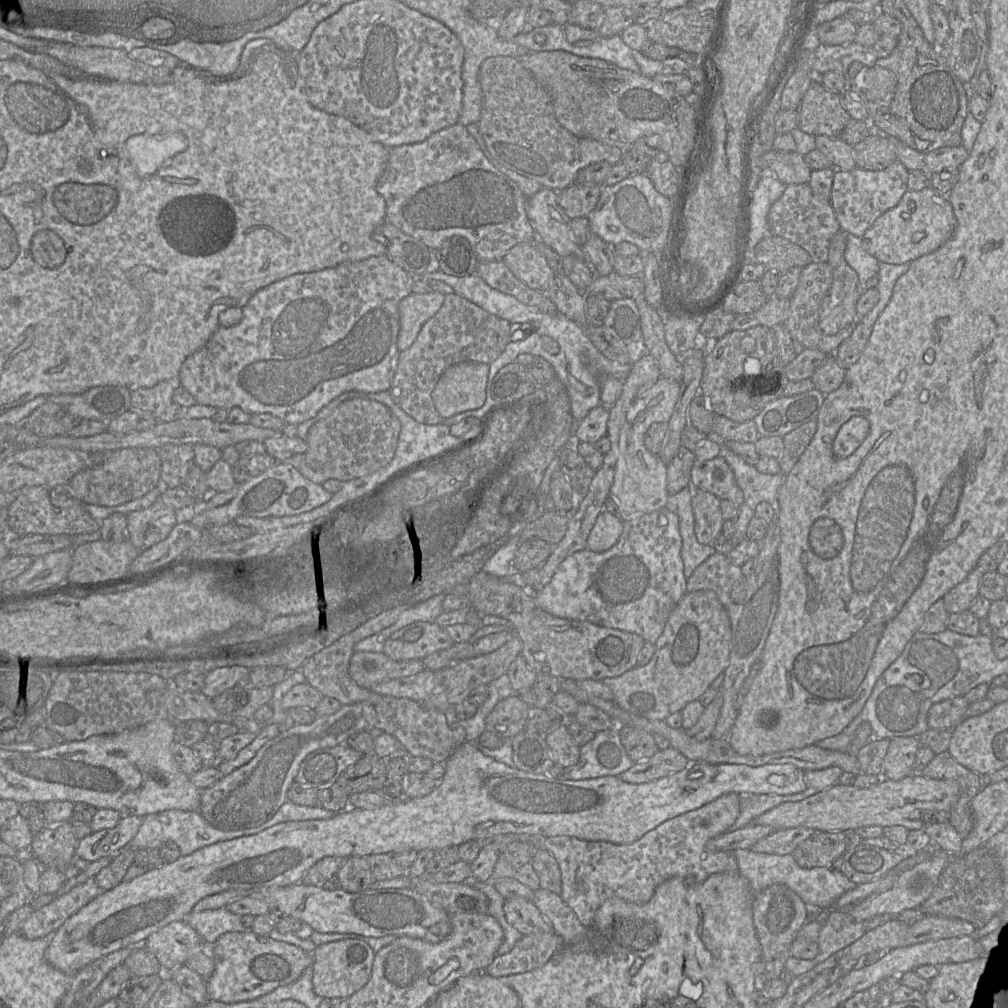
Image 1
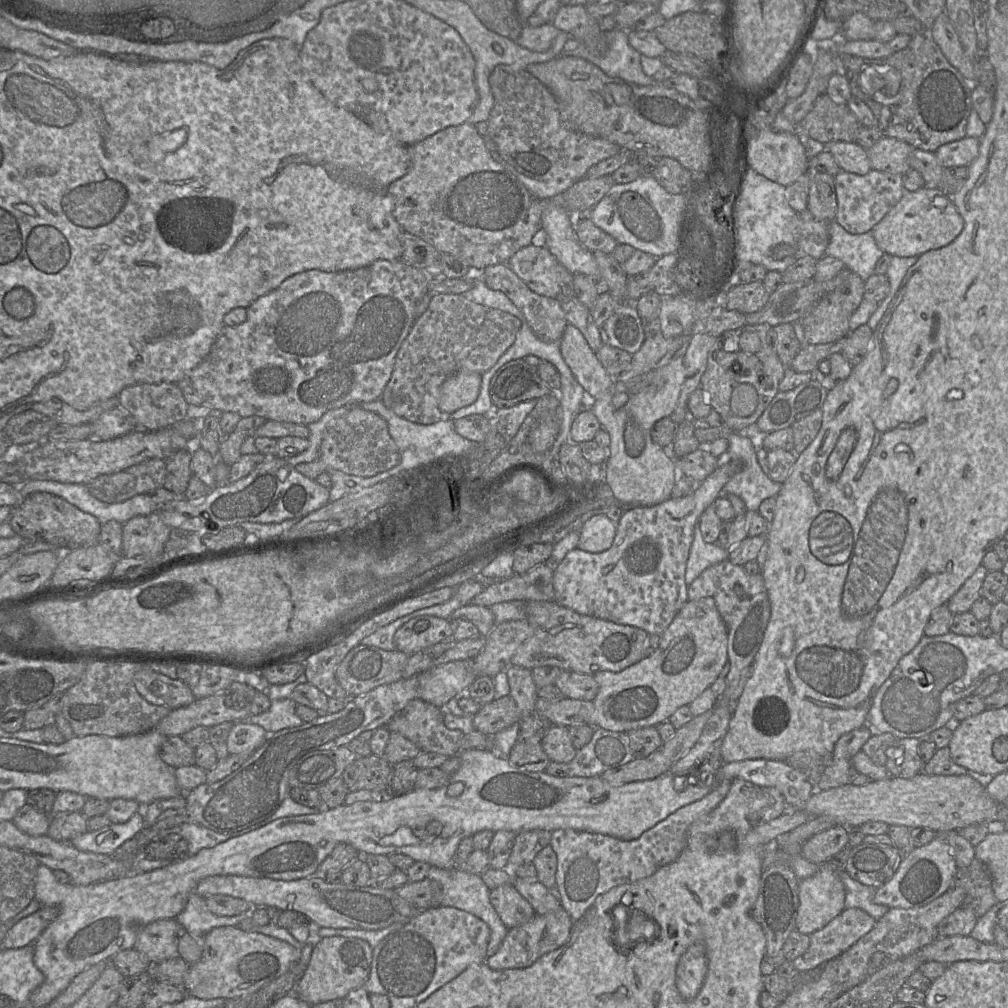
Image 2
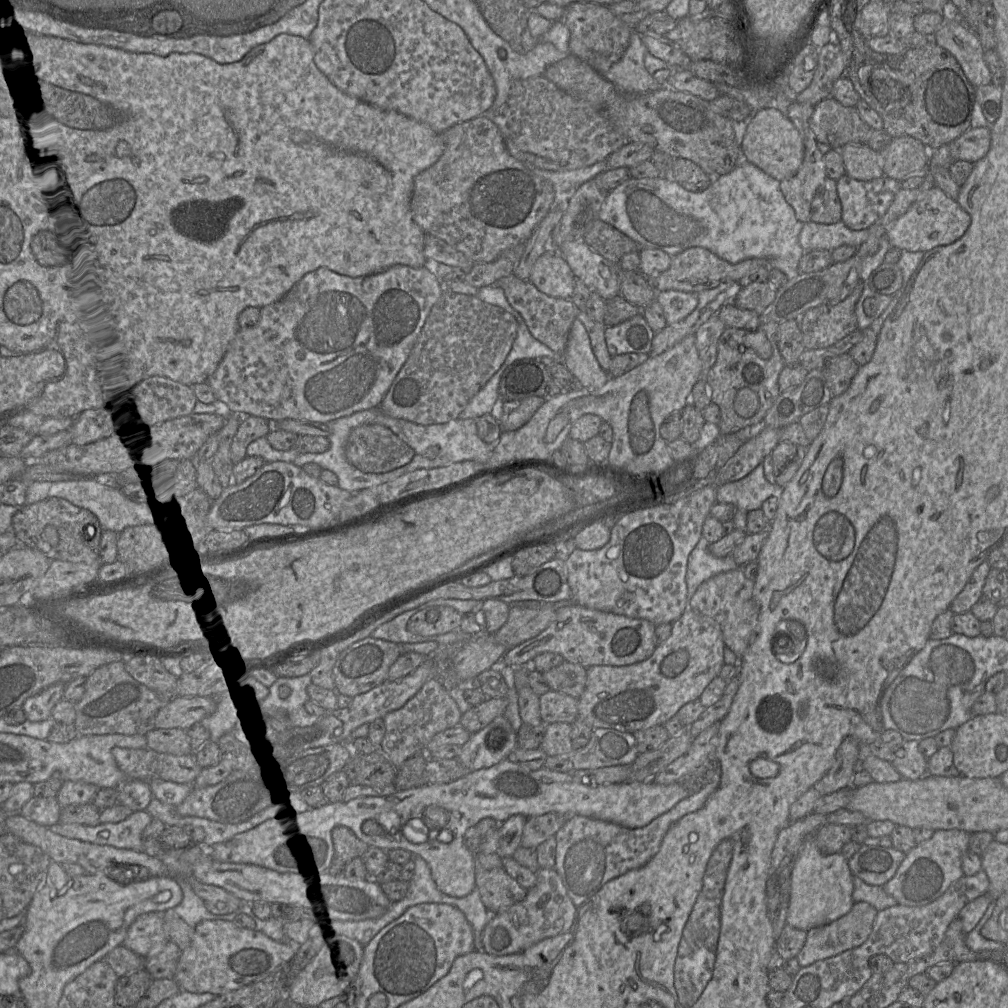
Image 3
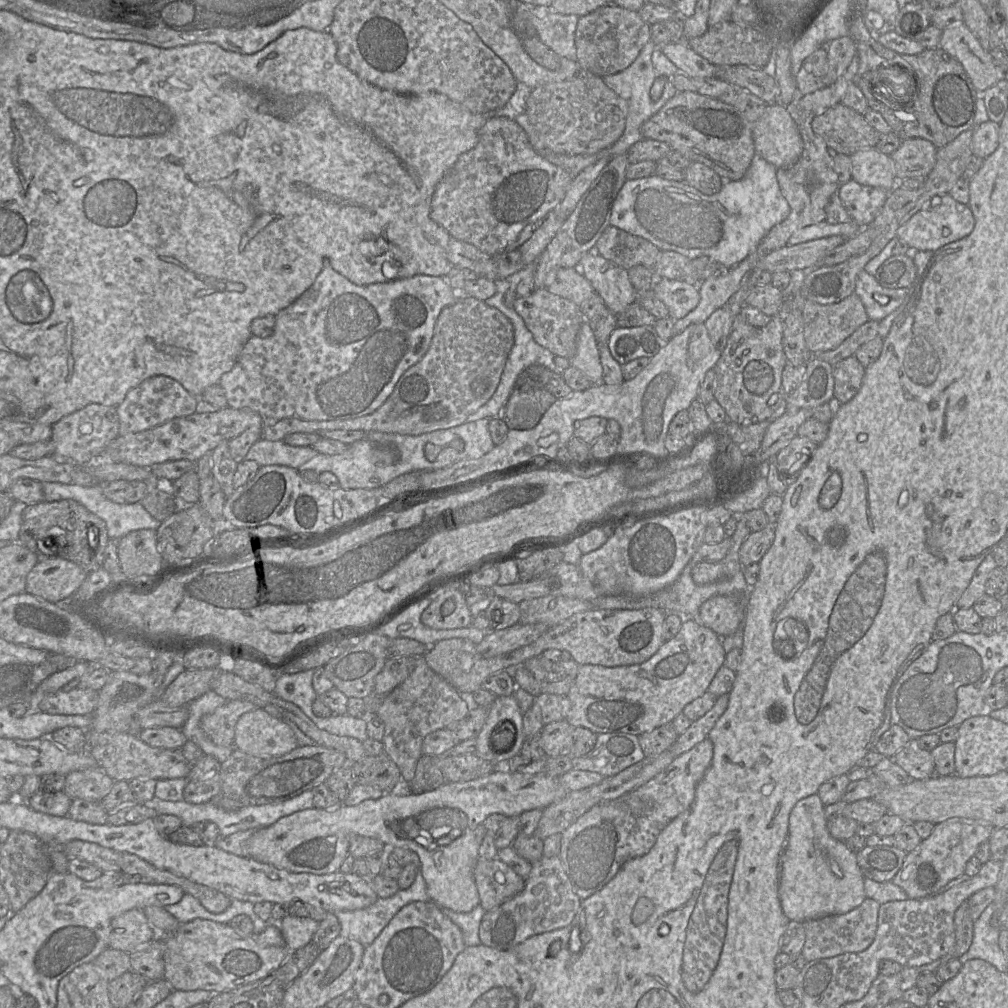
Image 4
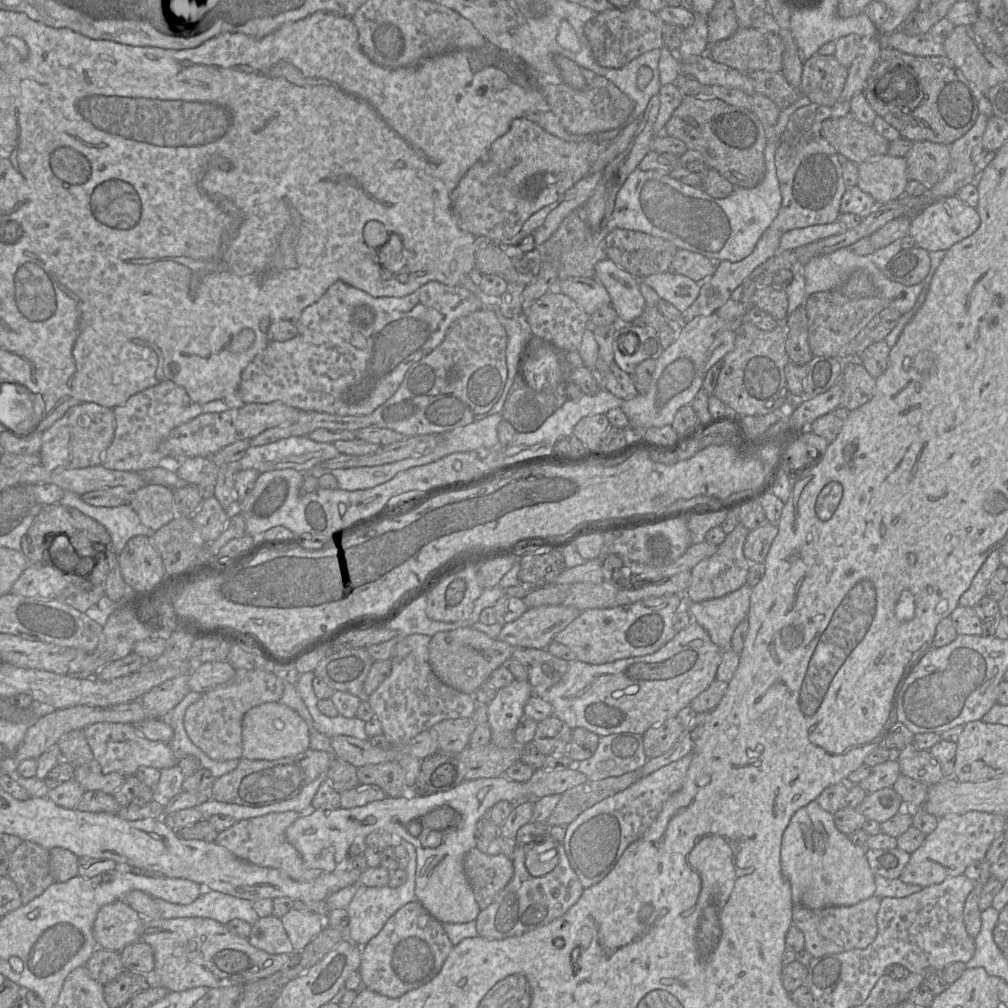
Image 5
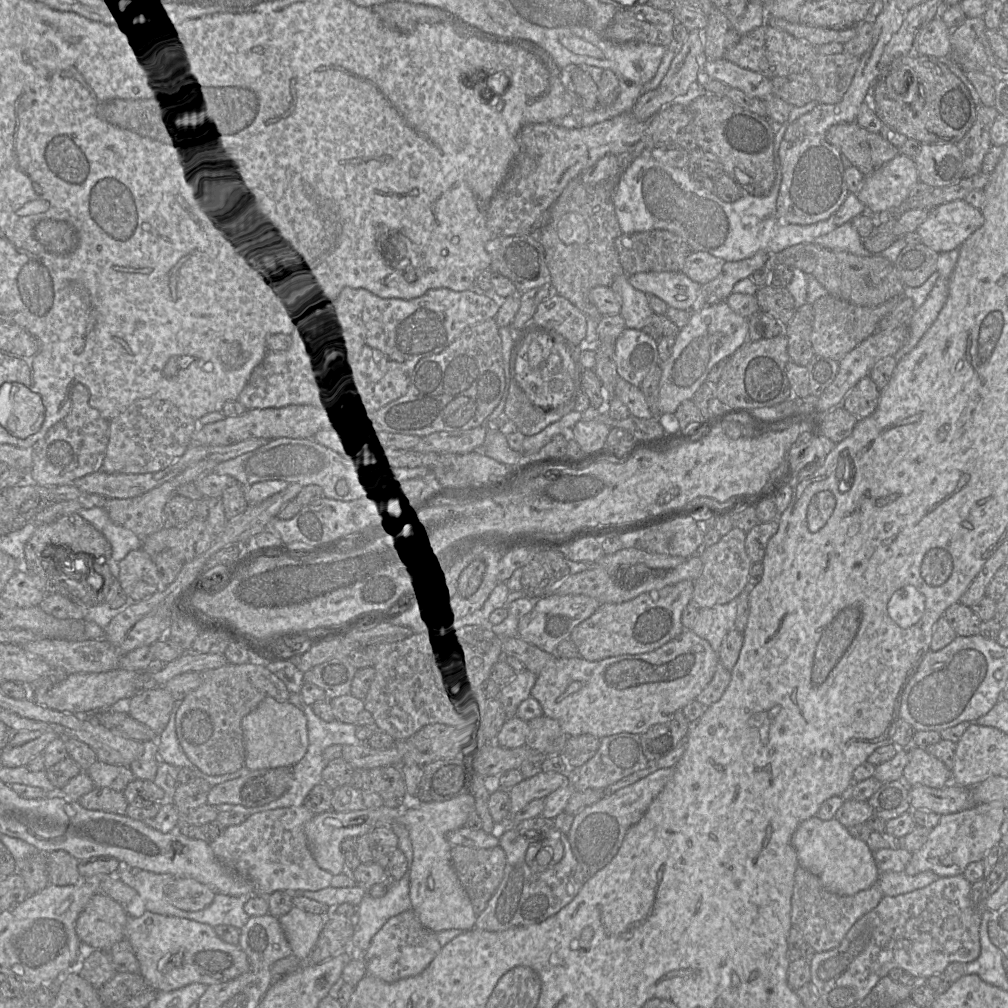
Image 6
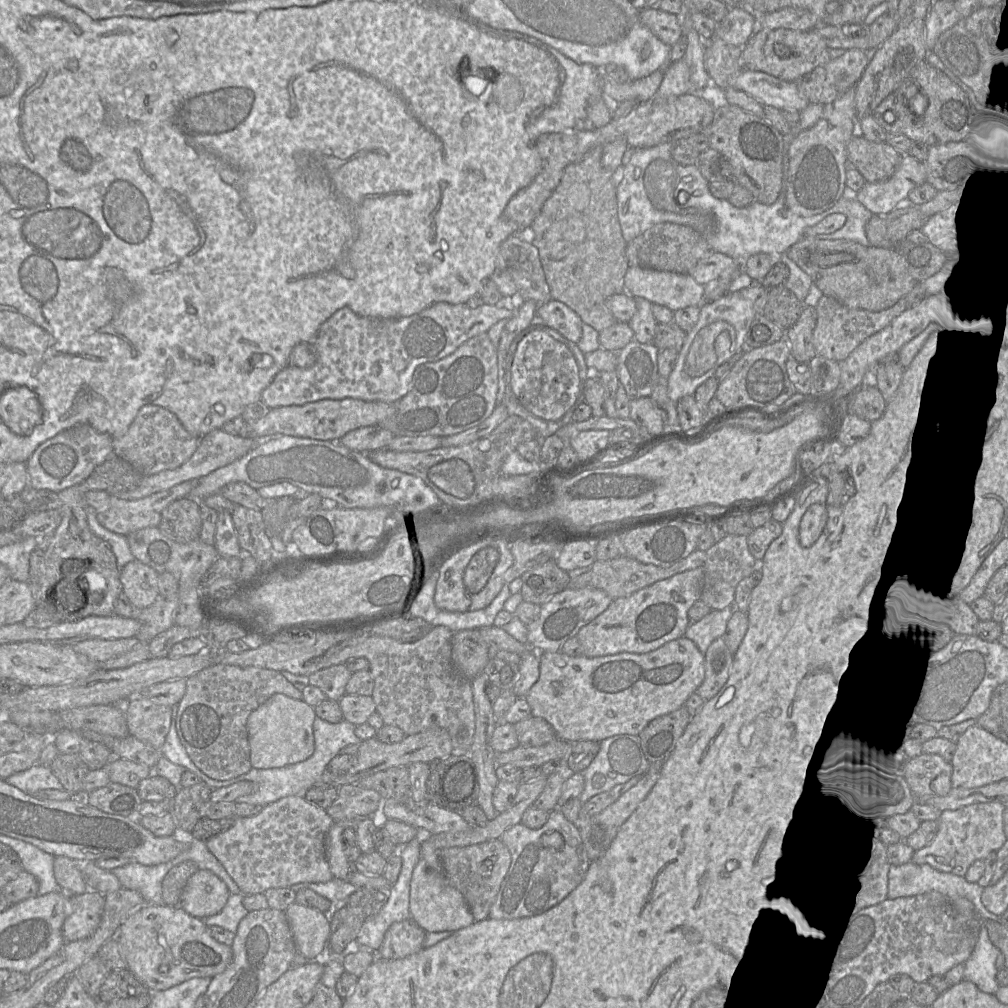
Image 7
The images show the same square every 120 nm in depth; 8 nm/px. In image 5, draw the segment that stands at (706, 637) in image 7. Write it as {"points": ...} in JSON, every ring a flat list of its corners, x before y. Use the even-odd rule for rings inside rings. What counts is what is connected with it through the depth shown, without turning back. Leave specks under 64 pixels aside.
{"points":[[747,583,720,598,702,602,689,602,682,597,682,607,692,616,692,621,702,626,710,639,721,649,730,648,731,638,740,622,747,619,752,587]]}

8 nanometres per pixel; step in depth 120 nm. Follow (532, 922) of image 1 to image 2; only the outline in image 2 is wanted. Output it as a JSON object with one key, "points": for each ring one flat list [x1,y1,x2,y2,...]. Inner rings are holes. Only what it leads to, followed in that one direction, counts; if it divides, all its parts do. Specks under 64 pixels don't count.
{"points":[[505,884,491,890,490,902,508,929,529,922,536,915,532,905,513,884]]}

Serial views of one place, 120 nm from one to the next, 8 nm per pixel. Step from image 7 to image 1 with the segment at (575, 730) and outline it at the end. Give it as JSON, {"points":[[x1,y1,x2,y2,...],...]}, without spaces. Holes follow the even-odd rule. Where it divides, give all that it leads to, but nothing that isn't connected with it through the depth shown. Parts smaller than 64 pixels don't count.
{"points":[[712,590,687,592,669,614,664,630,655,642,656,649,651,660,618,677,607,677,601,681,612,690,613,701,621,709,649,720,665,720,689,702,698,700,729,665,731,637,731,622,717,594]]}

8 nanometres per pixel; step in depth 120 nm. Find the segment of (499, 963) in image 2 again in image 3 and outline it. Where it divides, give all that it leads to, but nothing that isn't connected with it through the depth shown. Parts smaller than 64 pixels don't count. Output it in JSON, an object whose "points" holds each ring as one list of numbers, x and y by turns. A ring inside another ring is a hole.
{"points":[[540,868,536,884,527,890,524,900,497,913,484,927,483,951,492,956,522,953,540,941,566,933,571,928,577,907,570,899,555,868]]}

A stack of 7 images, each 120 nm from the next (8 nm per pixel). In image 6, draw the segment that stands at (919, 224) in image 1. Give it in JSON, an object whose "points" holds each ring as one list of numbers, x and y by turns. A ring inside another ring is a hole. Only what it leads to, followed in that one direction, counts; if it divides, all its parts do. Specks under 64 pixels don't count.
{"points":[[964,199,947,202,930,211,927,219,918,226,916,232,924,245,937,253,951,251,984,223,980,209]]}

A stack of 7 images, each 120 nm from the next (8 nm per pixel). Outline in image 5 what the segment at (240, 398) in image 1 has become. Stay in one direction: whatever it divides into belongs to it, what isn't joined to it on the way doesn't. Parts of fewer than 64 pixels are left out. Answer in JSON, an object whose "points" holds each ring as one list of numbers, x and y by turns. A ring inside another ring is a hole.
{"points":[[436,281,427,282,415,292,397,298,373,297,348,283,335,282,315,303,305,309,302,315,295,321,298,332,294,338,284,342,270,341,267,347,247,365,241,374,241,381,237,391,245,404,265,404,280,401,306,412,322,412,341,416,371,414,398,390,411,365,431,353,442,343,454,321,484,307,481,299,466,288,448,286]]}

